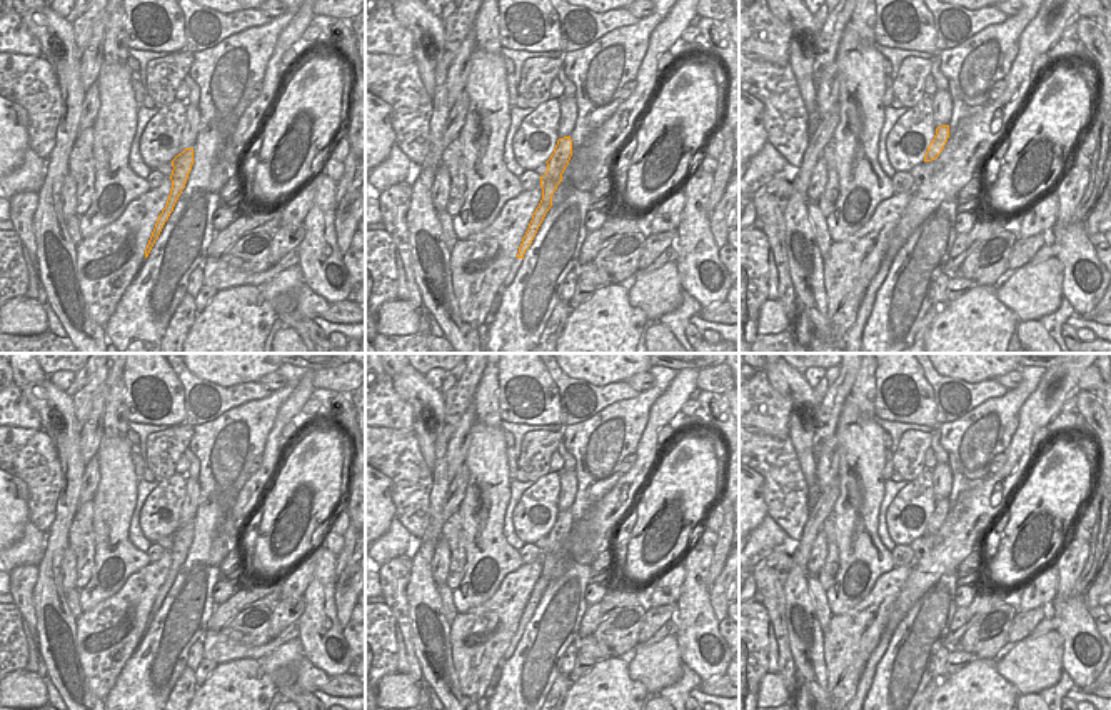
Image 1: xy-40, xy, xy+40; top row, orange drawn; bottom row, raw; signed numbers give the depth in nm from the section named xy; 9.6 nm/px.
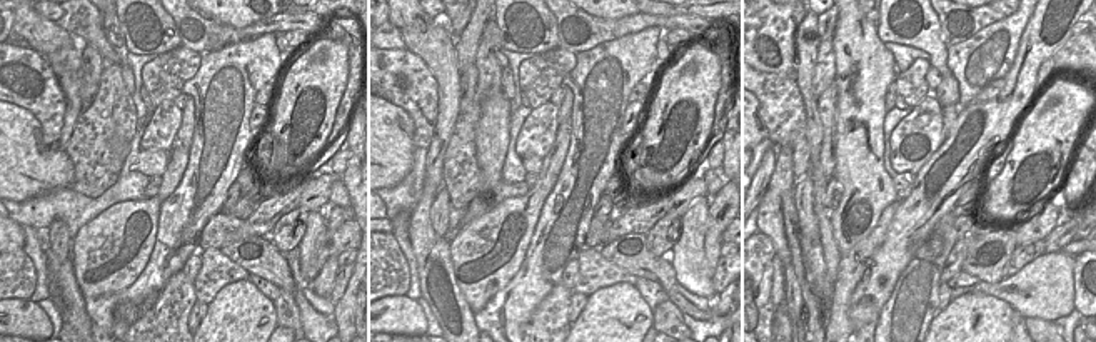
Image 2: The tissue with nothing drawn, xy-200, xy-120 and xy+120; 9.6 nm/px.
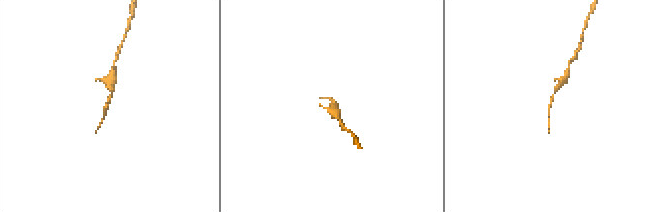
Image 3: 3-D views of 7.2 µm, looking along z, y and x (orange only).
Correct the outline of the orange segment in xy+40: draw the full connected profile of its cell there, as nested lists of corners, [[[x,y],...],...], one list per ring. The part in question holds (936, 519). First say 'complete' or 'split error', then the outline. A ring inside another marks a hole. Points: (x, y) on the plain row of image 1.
complete | [[[949,498],[938,500],[936,508],[933,515],[929,517],[928,525],[924,528],[924,535],[936,533],[939,527],[943,525],[948,512],[949,512]]]

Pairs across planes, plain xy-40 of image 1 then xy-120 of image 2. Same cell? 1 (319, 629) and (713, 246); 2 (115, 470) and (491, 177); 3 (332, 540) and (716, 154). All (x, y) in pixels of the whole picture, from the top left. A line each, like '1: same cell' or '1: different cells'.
1: different cells
2: same cell
3: different cells

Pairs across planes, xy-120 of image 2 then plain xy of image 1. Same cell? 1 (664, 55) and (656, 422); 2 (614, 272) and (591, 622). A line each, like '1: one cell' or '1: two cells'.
1: two cells
2: two cells

